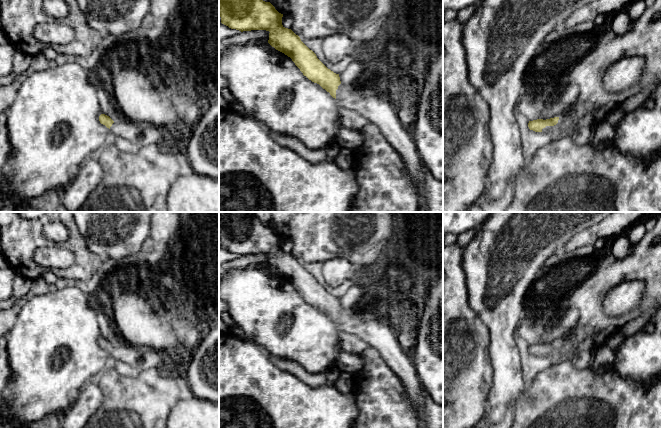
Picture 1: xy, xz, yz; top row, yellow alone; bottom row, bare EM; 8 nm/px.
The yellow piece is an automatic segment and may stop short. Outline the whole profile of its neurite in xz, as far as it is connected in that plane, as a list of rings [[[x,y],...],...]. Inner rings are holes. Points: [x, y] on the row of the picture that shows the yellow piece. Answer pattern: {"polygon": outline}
{"polygon": [[[219,0],[221,23],[241,32],[269,31],[268,43],[292,59],[304,76],[319,84],[344,107],[358,111],[377,126],[401,156],[417,191],[420,207],[426,205],[423,166],[411,130],[399,119],[393,99],[356,81],[344,85],[339,74],[328,69],[291,29],[282,25],[283,14],[263,0]]]}

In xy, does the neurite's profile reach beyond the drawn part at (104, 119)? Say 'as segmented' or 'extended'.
extended

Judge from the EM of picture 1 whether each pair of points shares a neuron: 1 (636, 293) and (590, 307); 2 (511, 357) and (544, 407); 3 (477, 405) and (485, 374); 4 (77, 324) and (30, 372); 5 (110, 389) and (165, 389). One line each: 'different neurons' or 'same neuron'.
1: different neurons
2: different neurons
3: same neuron
4: same neuron
5: same neuron

